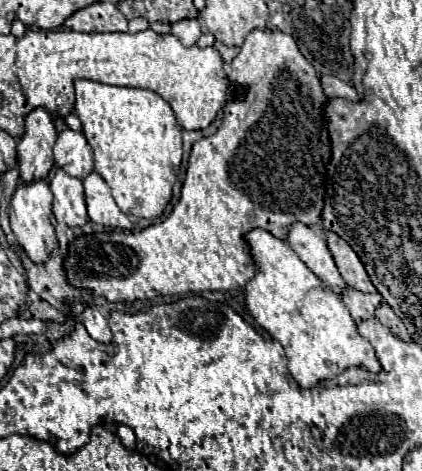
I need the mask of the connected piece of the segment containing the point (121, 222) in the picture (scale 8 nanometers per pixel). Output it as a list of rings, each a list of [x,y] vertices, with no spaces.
[[[91,172],[83,180],[83,186],[85,186],[85,202],[91,222],[103,224],[107,228],[119,228],[119,230],[133,228],[131,220],[115,204],[111,196],[111,188],[97,172]]]

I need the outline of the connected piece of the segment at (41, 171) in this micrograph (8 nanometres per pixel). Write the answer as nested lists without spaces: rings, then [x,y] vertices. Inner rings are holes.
[[[35,108],[25,118],[25,134],[19,140],[19,170],[21,182],[33,182],[33,178],[45,178],[53,168],[53,144],[57,132],[51,114],[43,108]]]

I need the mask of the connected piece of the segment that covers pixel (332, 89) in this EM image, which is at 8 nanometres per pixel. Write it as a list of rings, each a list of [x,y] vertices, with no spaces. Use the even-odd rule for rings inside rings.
[[[321,76],[321,86],[323,86],[325,96],[329,96],[329,98],[339,96],[339,98],[347,98],[347,100],[359,100],[359,94],[355,92],[355,88],[351,84],[341,82],[335,76]]]

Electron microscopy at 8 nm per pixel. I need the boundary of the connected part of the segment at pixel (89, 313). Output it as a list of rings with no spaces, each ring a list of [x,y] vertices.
[[[85,310],[83,312],[83,326],[87,328],[89,336],[99,344],[111,344],[113,334],[109,330],[107,318],[99,310]]]

